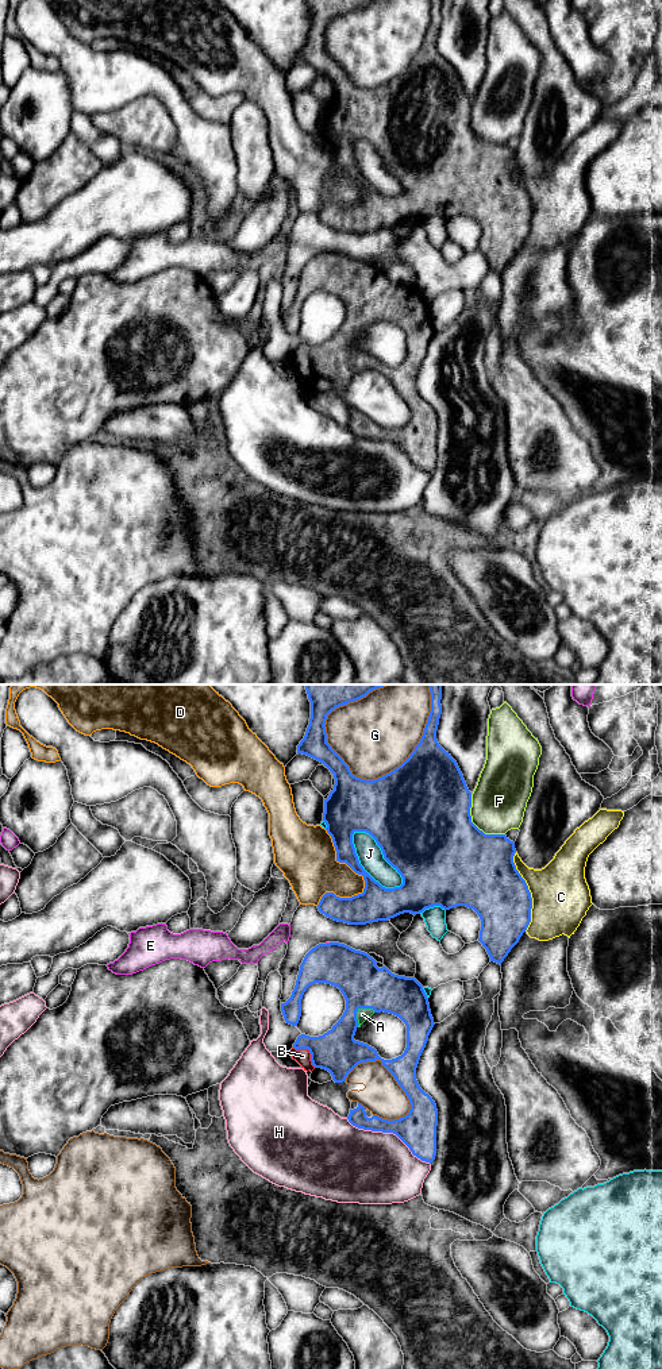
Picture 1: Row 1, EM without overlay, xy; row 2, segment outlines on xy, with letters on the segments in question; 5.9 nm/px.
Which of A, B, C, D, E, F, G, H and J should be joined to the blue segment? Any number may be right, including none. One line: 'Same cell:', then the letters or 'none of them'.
Same cell: A, B

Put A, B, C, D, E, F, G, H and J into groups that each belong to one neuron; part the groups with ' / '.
A B / C / D / E / F / G / H / J

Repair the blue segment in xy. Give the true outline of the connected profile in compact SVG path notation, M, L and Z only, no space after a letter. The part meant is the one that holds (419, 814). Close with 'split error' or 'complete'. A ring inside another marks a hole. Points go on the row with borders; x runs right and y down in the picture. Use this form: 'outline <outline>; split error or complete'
outline M305 684L311 718L305 736L297 745L297 755L323 763L334 774L334 790L324 799L326 830L332 838L336 861L346 863L365 880L362 894L339 898L334 892L326 892L317 909L334 921L366 925L404 913L416 915L434 906L444 910L466 906L481 919L478 941L490 961L501 965L531 922L532 898L513 863L515 842L505 834L485 834L472 822L472 793L457 761L436 740L442 684L428 684L431 712L423 736L409 757L389 774L374 780L357 778L327 743L327 716L384 686L386 684ZM355 832L366 832L376 840L384 859L401 875L400 887L385 888L363 869L353 844Z; complete

